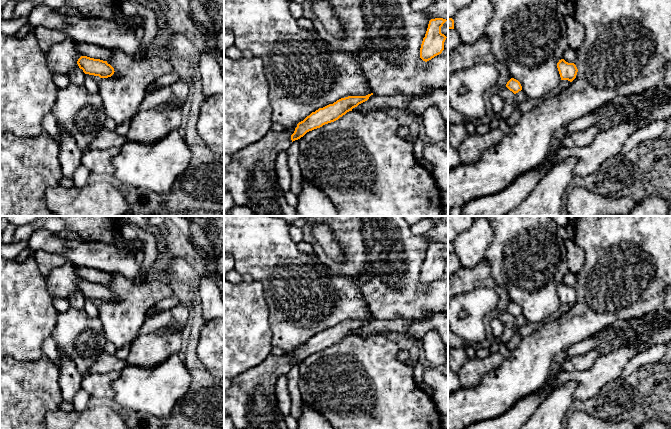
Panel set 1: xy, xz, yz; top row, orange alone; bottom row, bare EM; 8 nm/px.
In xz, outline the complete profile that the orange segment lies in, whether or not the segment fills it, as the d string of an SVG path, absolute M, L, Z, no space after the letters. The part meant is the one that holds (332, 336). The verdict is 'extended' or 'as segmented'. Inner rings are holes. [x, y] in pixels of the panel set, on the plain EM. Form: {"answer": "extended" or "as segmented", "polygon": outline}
{"answer": "as segmented", "polygon": "M373 317L366 320L348 320L341 322L333 328L329 328L312 336L303 345L297 348L294 357L291 359L292 366L300 363L309 355L338 344L359 328L367 325L371 319L373 319Z"}

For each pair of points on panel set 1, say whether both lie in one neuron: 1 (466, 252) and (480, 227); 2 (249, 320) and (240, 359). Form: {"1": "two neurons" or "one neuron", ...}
{"1": "one neuron", "2": "one neuron"}

